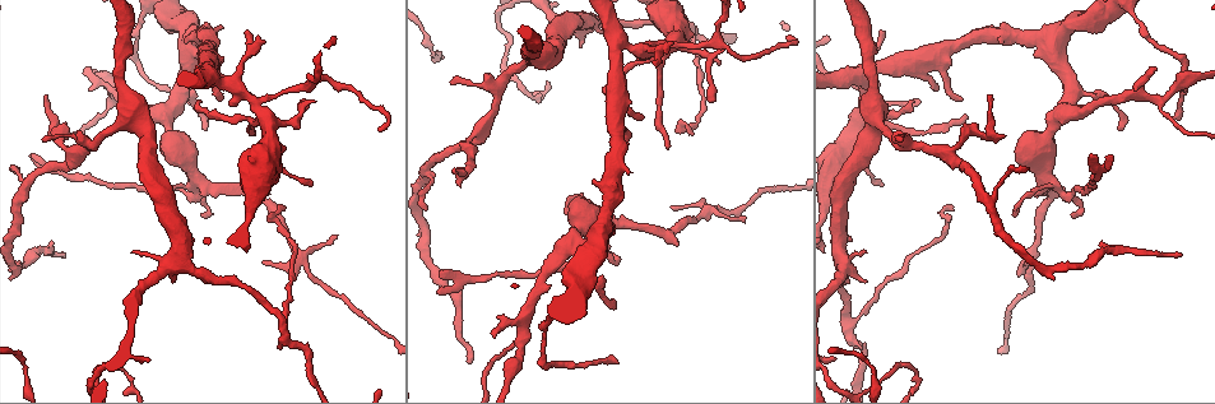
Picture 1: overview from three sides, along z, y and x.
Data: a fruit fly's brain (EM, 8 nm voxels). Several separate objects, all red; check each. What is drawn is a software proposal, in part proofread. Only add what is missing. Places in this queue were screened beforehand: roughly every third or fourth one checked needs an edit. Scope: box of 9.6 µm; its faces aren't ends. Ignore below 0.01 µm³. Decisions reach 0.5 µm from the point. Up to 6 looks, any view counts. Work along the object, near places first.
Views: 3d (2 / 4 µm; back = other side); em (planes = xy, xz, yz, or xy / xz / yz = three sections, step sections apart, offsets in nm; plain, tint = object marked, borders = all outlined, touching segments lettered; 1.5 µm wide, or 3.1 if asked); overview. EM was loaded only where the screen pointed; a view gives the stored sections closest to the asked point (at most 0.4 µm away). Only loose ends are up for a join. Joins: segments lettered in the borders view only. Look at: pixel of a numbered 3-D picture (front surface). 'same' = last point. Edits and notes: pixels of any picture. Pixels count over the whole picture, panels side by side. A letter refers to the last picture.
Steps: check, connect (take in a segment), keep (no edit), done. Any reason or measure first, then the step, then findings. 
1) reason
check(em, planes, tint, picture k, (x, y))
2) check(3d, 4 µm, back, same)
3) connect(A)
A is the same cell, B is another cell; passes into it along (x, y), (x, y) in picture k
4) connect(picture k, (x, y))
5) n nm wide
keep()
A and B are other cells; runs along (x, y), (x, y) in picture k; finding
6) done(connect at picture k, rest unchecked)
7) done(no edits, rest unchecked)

thick end
check(3d, 2 µm, picture 1, (867, 282))

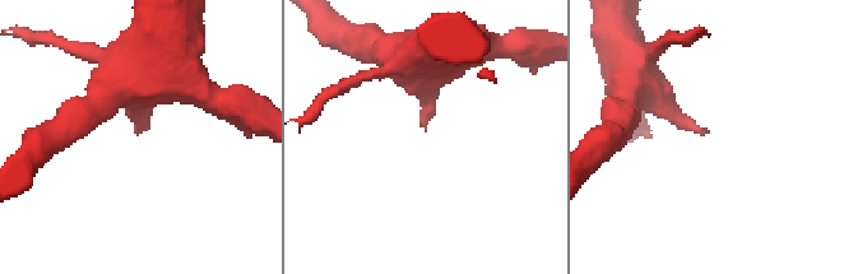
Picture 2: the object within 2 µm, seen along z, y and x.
check(em, planes, borders, picture 2, (139, 127))

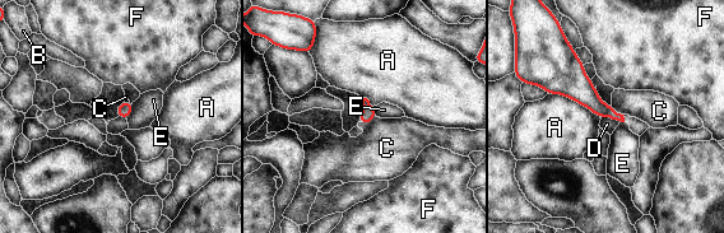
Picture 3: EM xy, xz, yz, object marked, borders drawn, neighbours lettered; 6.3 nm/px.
keep()
A, B, C, D, E and F are other cells; border along (602, 116), (621, 121) in picture 3; no lettered segment goes on from it

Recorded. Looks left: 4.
branch stops here
check(3d, 4 µm, picture 1, (265, 42))

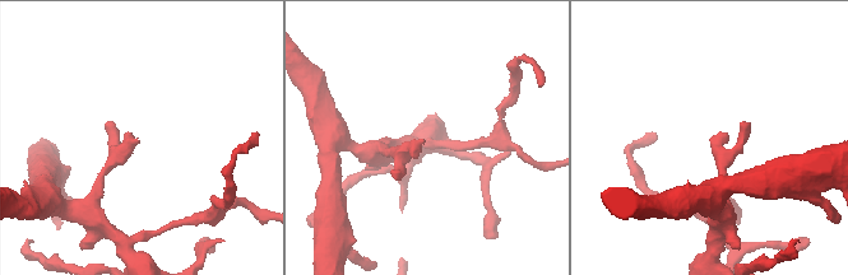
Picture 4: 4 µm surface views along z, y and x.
now the EM
check(em, planes, plain, picture 4, (711, 143))

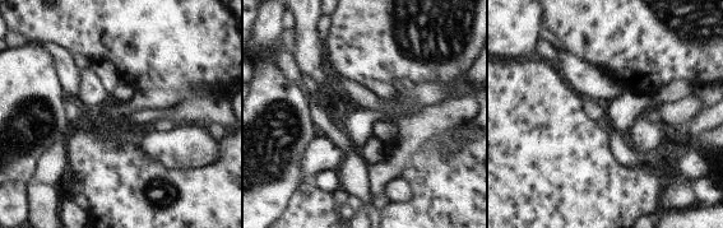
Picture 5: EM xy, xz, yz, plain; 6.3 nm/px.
check(em, planes, borders, same)

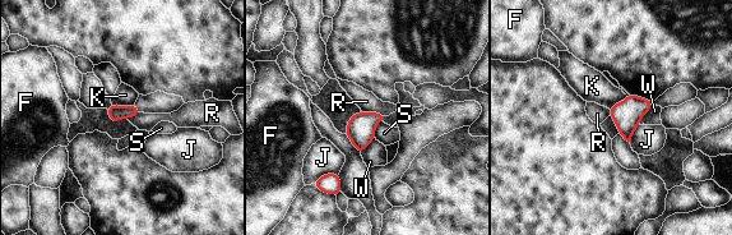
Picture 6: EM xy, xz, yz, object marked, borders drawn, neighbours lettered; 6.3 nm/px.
100 nm wide
keep()
F, J, K, R, S and W are other cells; border along (361, 110), (385, 115) in picture 6; no lettered segment goes on from it

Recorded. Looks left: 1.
free end
check(em, planes, borders, picture 1, (200, 99))

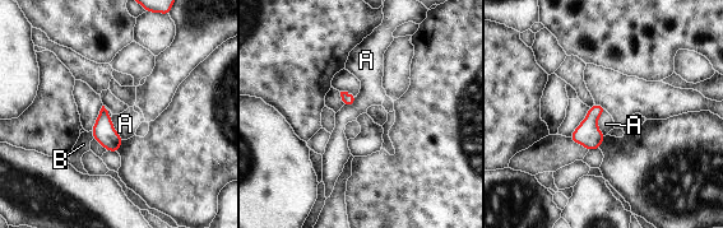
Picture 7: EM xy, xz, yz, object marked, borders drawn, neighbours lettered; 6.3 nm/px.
A touches over 170 nm
keep()
A and B are other cells; border along (605, 110), (597, 120), (605, 135) in picture 7; none of them fits

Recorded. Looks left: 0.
done(no edits, rest unchecked)

